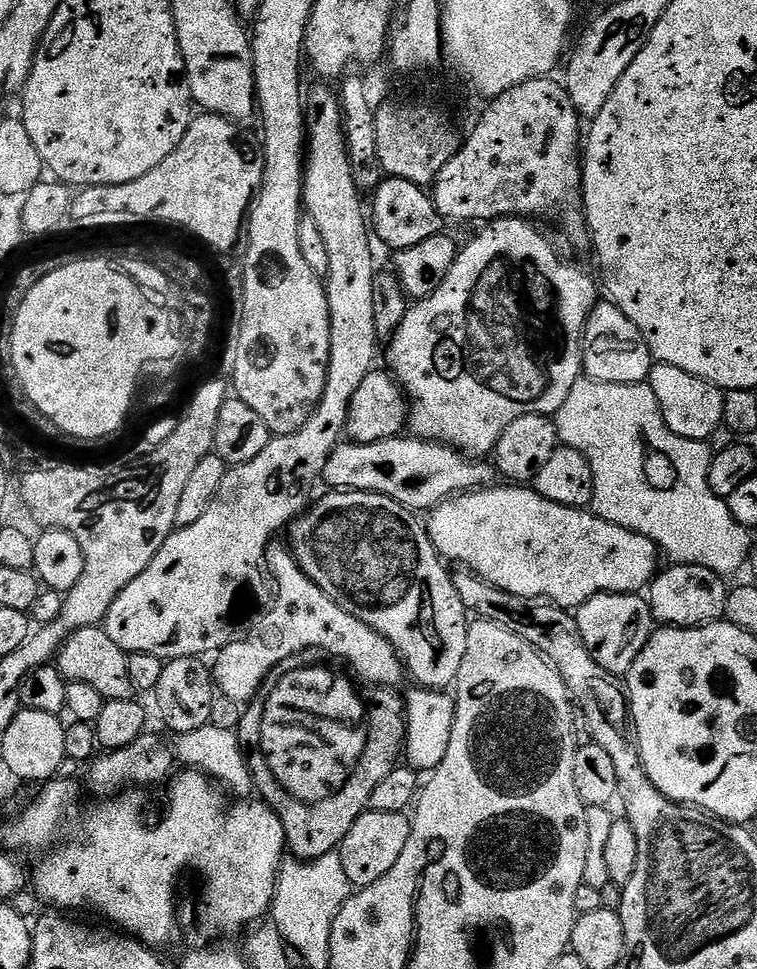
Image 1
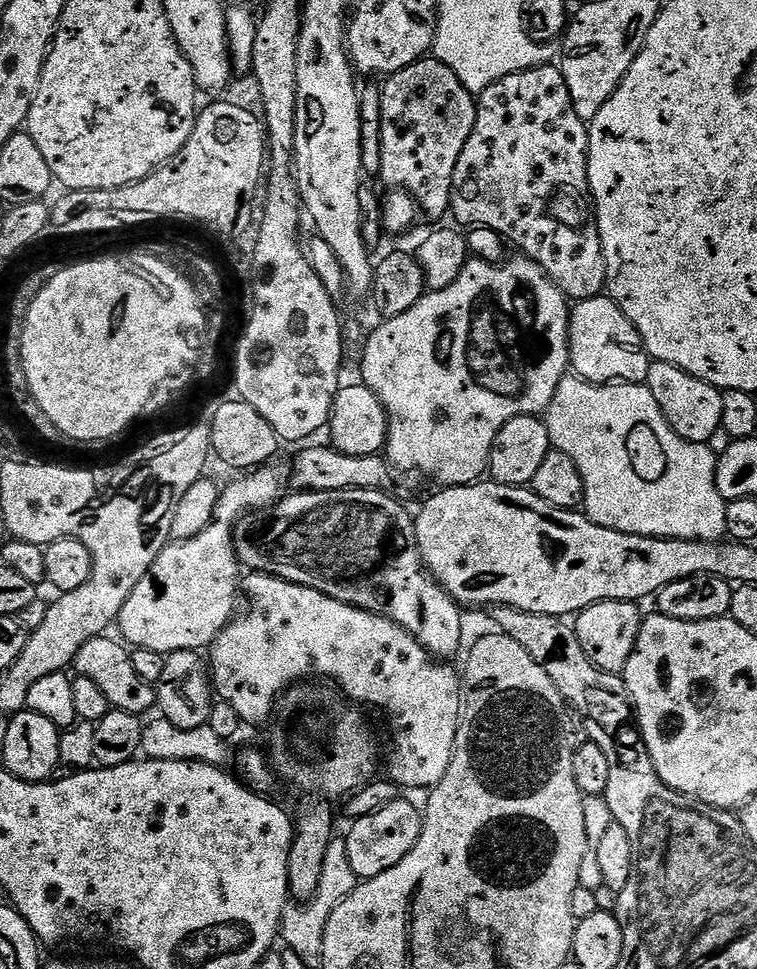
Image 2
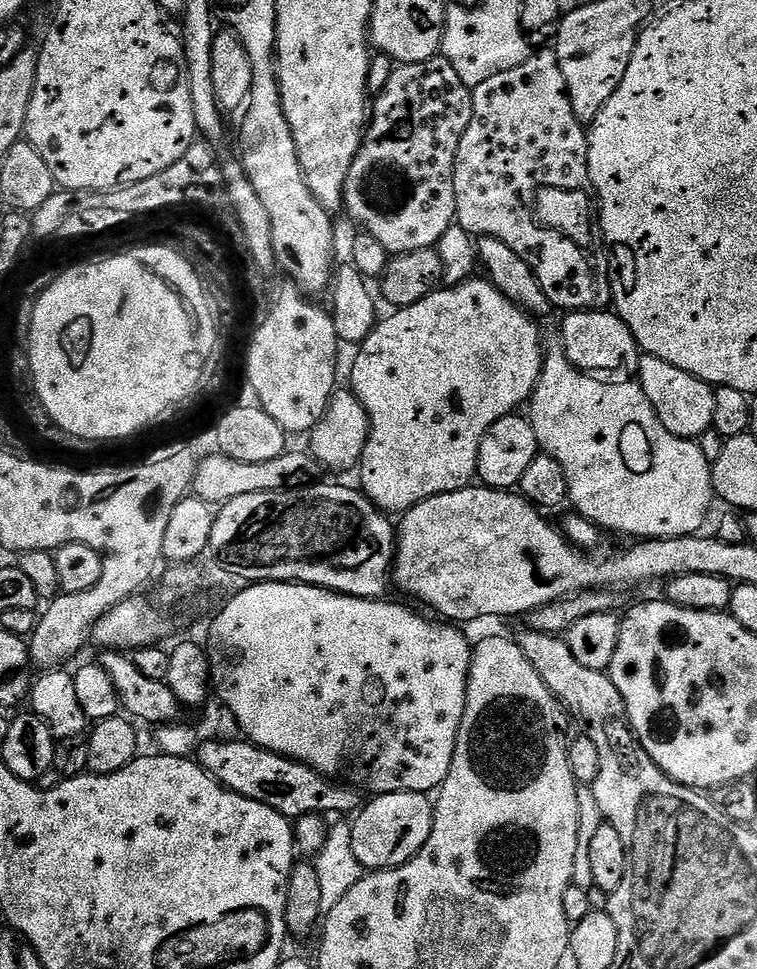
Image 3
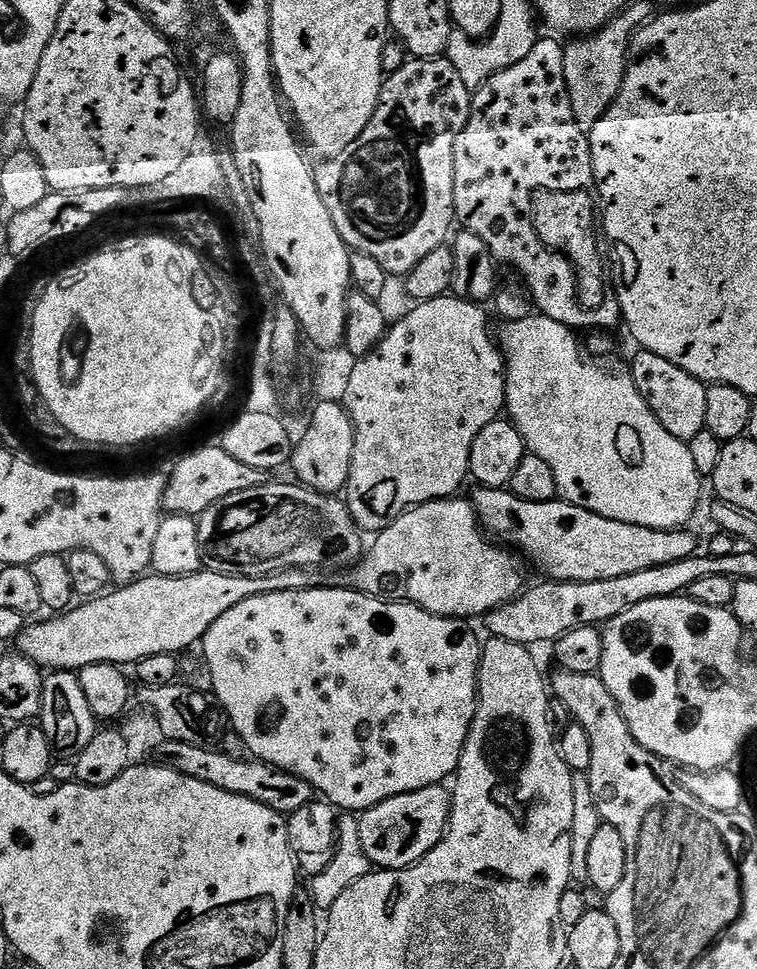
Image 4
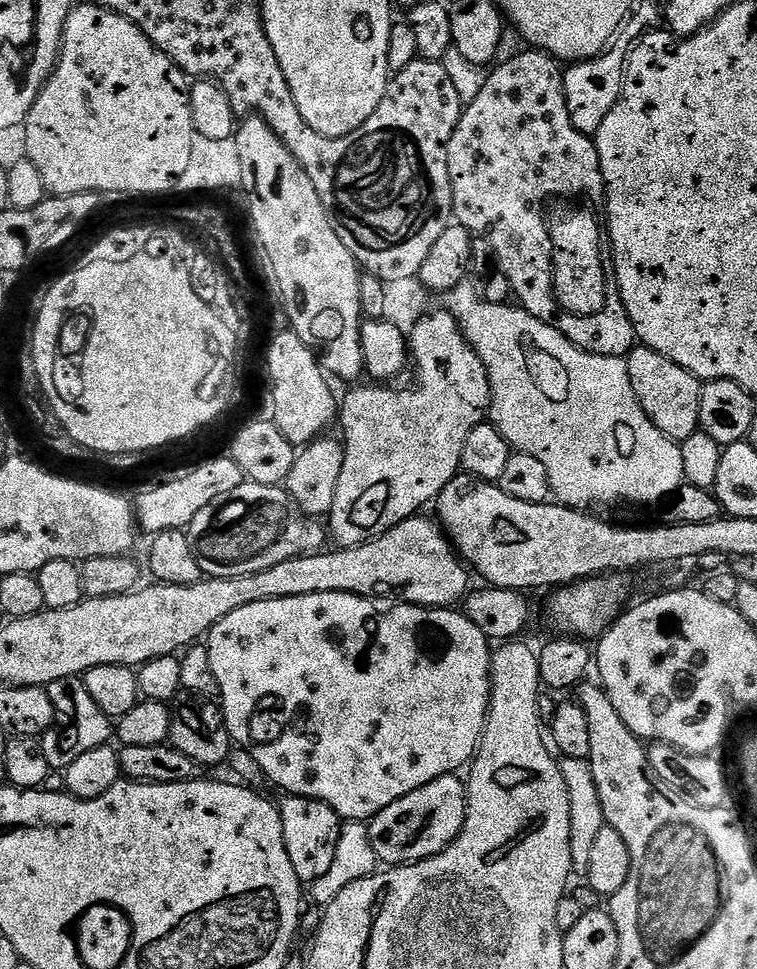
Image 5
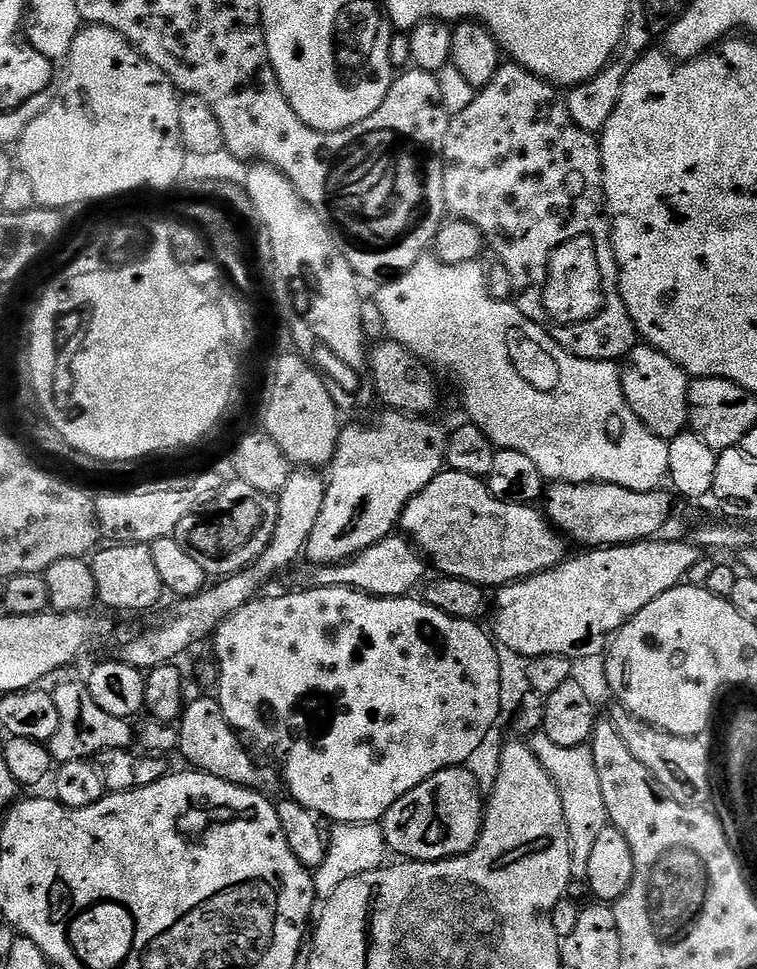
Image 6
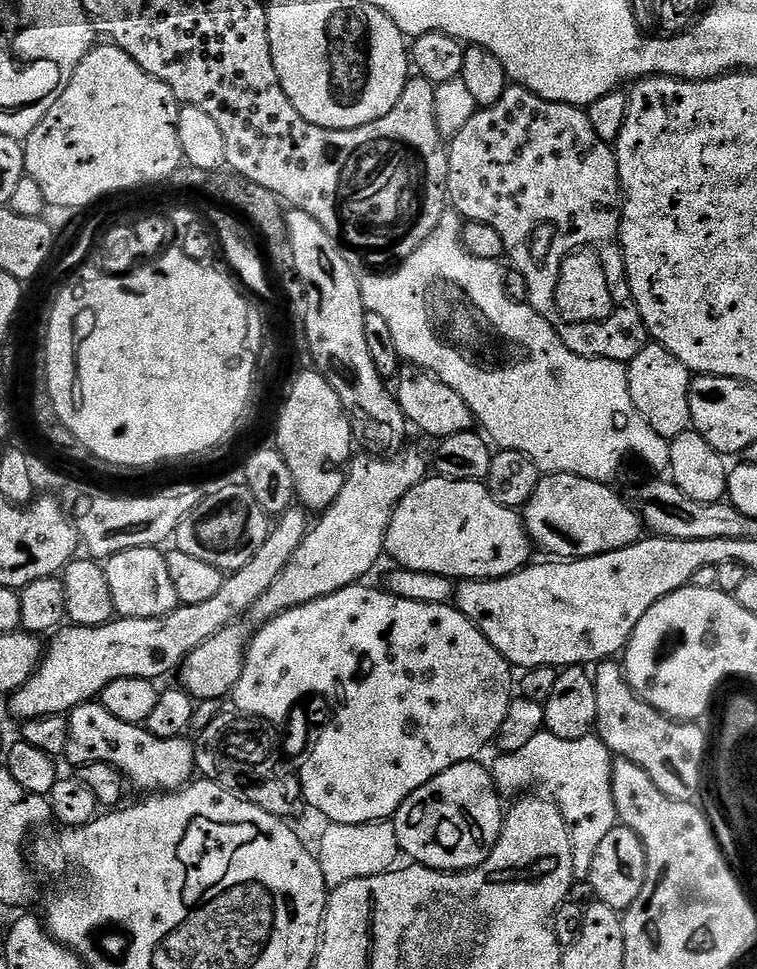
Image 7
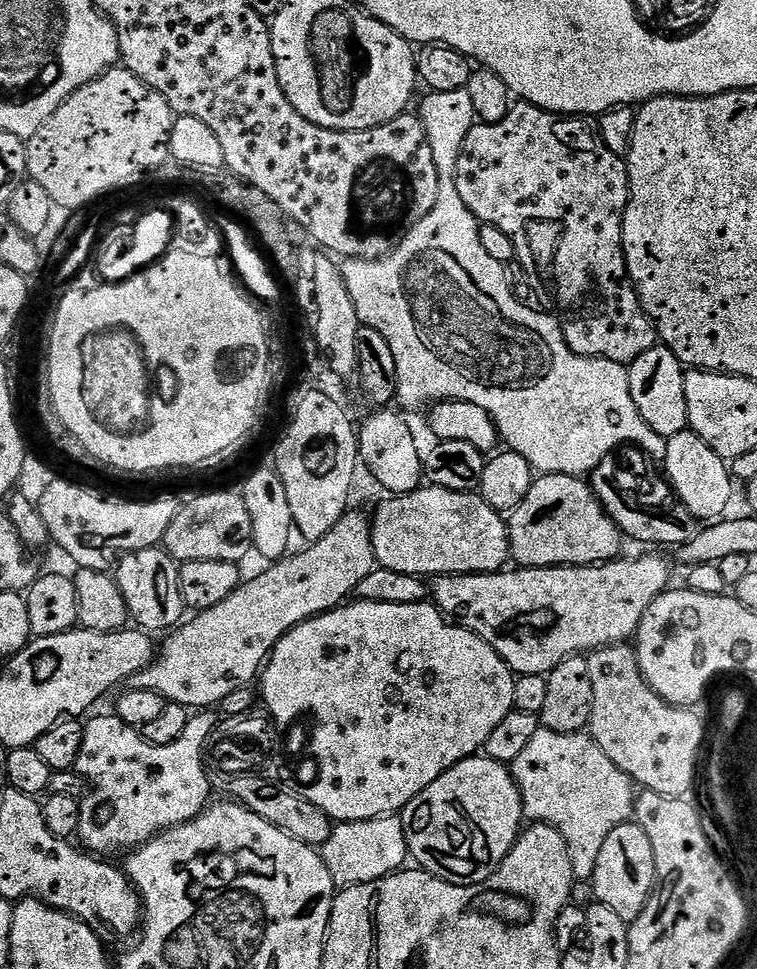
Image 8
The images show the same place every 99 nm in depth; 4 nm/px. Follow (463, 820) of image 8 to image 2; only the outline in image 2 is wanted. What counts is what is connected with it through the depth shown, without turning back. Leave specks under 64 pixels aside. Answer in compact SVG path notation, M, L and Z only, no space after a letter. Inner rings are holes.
M407 798L390 802L390 806L382 806L374 814L366 814L366 818L351 821L352 829L346 833L346 854L350 858L350 866L360 880L369 880L402 862L420 837L424 825L422 812L415 808Z

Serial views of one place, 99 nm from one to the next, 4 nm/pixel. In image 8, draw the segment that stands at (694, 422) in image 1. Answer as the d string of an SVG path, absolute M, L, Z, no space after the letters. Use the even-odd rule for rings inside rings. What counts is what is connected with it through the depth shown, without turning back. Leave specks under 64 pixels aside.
M657 346L646 350L642 358L627 365L630 394L634 398L634 406L638 406L638 414L654 430L654 434L662 437L673 436L688 428L688 411L686 410L686 386L684 385L685 365L666 347Z

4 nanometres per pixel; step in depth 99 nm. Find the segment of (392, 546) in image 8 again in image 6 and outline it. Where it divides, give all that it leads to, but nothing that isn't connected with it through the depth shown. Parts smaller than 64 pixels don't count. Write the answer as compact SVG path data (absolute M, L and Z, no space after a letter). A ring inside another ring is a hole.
M451 470L439 472L411 502L404 507L404 512L400 515L399 527L402 529L403 535L407 536L408 539L416 545L417 549L427 557L431 567L433 564L433 566L437 568L437 573L453 576L454 578L462 578L466 582L474 582L485 590L499 590L503 588L505 584L513 584L515 580L525 580L528 576L536 576L540 572L545 572L554 566L563 564L569 555L569 541L553 528L552 523L539 507L531 504L511 504L510 502L496 500L492 491L489 490L487 483L485 483L481 477L462 474L461 472L453 472Z

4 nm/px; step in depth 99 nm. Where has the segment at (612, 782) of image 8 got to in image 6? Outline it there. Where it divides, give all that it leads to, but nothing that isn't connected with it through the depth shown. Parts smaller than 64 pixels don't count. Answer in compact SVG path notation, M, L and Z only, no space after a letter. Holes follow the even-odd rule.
M542 734L531 737L532 753L542 762L542 766L550 774L562 798L562 810L566 814L568 836L572 840L572 861L570 870L573 880L587 880L590 866L590 853L594 841L602 834L602 830L610 827L606 801L602 799L602 785L598 783L598 766L594 766L594 754L588 744L578 746L558 746L558 742L550 742Z

